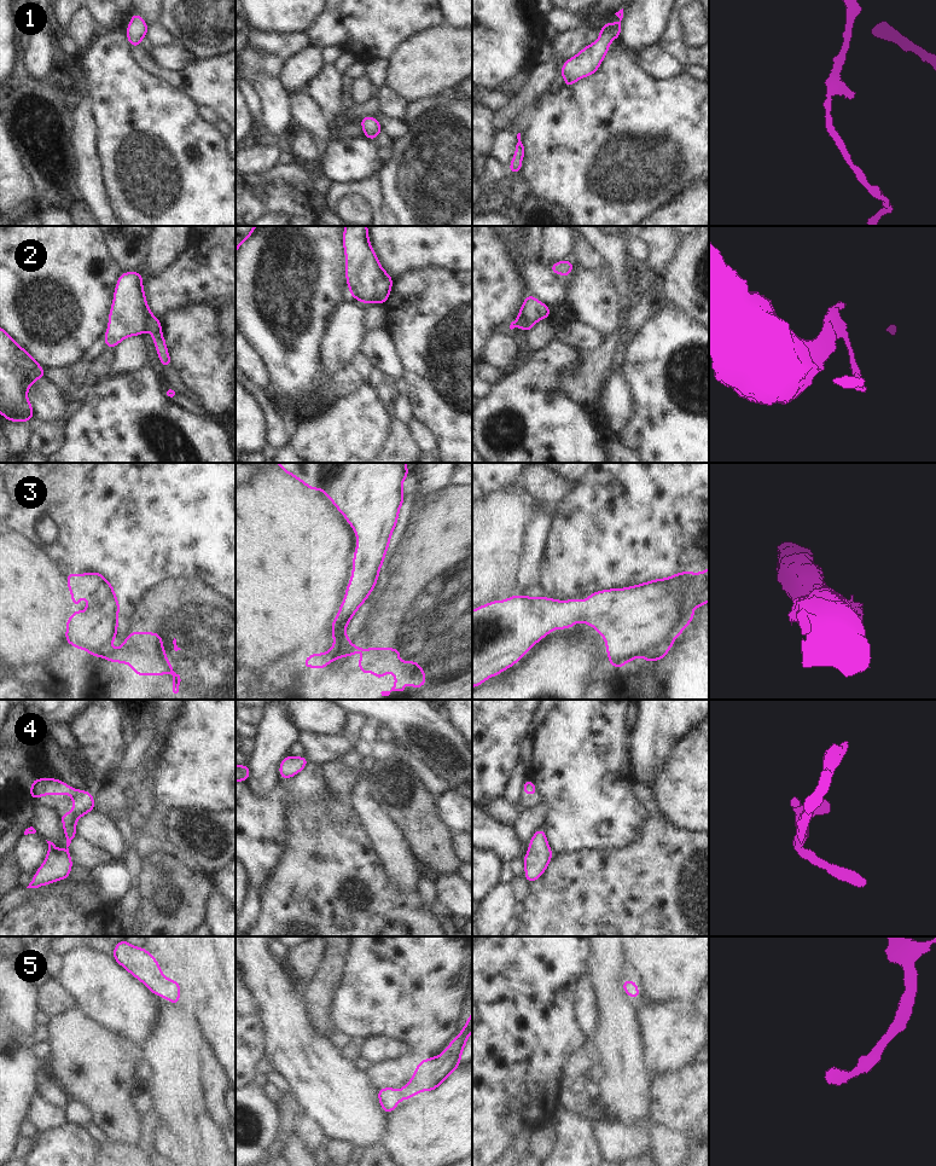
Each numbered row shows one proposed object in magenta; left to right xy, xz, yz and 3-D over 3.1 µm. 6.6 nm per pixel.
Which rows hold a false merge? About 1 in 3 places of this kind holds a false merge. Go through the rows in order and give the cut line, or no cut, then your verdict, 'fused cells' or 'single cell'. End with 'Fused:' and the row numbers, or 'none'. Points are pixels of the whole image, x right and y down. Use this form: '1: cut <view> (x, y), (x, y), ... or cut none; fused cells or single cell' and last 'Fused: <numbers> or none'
1: cut none; single cell
2: cut yz (516, 318), (521, 317), (533, 324); fused cells
3: cut xz (352, 647), (344, 651), (346, 656); fused cells
4: cut none; single cell
5: cut none; single cell
Fused: 2, 3

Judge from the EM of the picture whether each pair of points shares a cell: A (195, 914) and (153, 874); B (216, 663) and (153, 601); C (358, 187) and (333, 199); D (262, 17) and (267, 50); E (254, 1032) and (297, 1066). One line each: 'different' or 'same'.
A: same
B: same
C: same
D: different
E: different

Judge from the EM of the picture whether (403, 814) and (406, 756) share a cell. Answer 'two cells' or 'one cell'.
one cell

